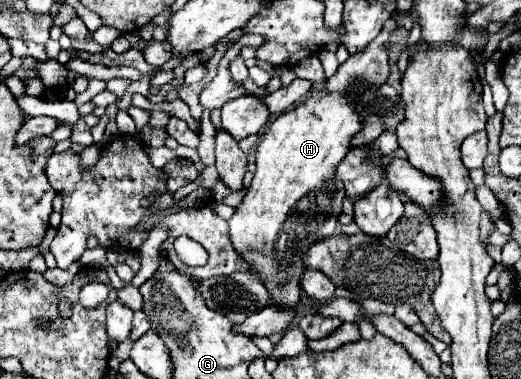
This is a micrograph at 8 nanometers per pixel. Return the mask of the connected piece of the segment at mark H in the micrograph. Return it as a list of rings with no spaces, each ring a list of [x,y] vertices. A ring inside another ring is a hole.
[[[307,57],[293,71],[313,83],[311,97],[295,109],[281,113],[261,133],[257,147],[257,171],[253,175],[247,197],[237,205],[229,221],[231,243],[257,271],[261,281],[271,289],[271,301],[297,307],[299,281],[303,275],[301,253],[315,239],[335,233],[345,187],[337,179],[335,169],[351,149],[351,139],[361,131],[363,121],[355,111],[357,95],[365,89],[355,83],[349,89],[331,93],[319,59]],[[285,283],[285,285],[277,285]]]

